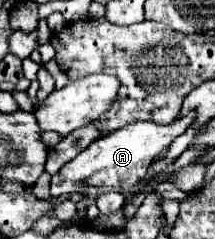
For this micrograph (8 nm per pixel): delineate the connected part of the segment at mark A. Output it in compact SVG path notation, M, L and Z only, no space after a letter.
M189 113L187 117L177 119L169 125L151 125L151 121L137 121L135 125L127 125L127 129L119 129L107 137L99 137L85 151L81 151L75 159L65 163L59 169L59 173L51 177L51 197L59 199L59 197L73 195L73 193L81 193L83 185L89 185L89 187L105 185L105 187L111 187L127 195L131 187L139 185L145 179L151 159L159 155L165 147L169 147L175 141L175 137L185 133L189 123L193 121L193 115L195 113Z

